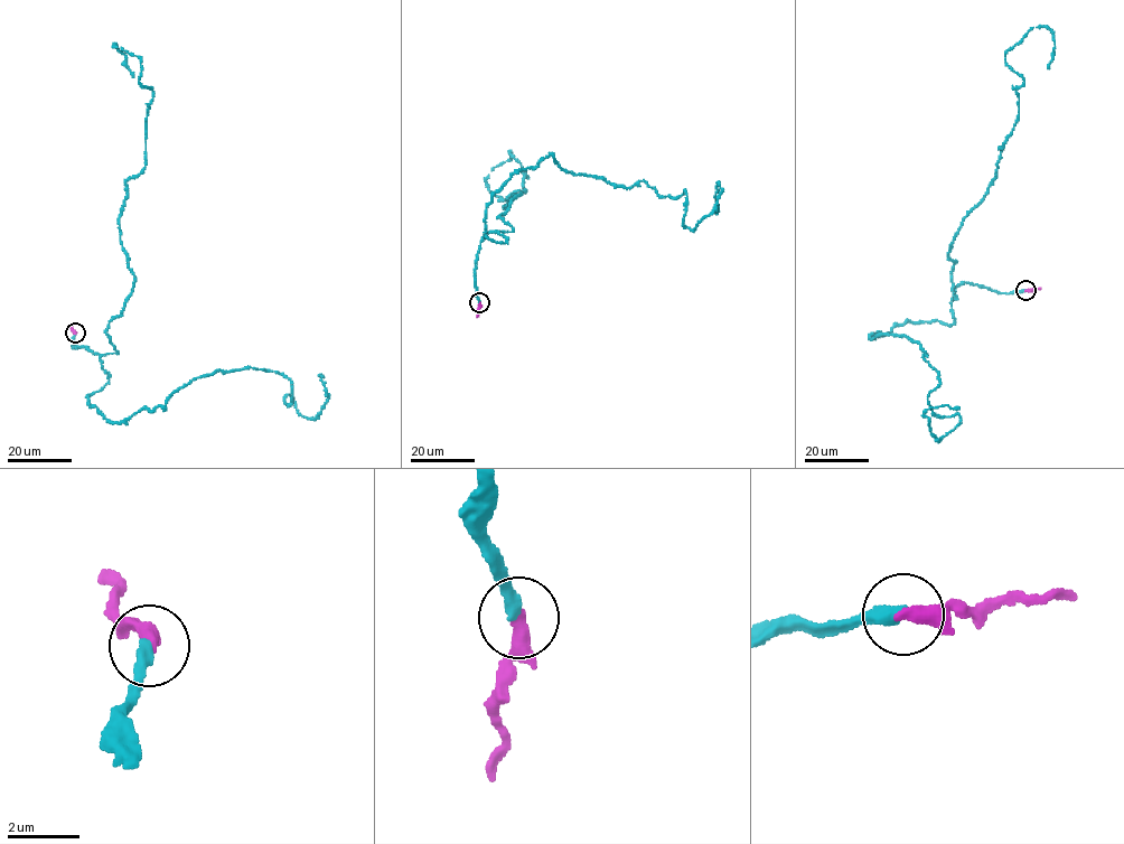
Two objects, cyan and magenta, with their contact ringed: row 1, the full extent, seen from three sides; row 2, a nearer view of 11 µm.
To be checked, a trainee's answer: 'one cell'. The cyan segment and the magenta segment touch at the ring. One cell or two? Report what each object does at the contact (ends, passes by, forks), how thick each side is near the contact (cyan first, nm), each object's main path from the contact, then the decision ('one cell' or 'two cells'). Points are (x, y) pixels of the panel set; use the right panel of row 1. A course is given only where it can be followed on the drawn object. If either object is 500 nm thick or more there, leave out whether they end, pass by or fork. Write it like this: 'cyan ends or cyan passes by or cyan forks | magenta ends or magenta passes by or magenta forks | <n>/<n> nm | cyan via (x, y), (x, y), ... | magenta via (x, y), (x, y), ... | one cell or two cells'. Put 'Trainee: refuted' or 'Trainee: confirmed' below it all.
cyan ends | magenta passes by | 400/280 nm | cyan via (1026, 290), (962, 283), (954, 324), (869, 336), (925, 352), (961, 419), (938, 440), (924, 413), (958, 406) | magenta via (1026, 290), (1041, 289) | two cells
Trainee: refuted

